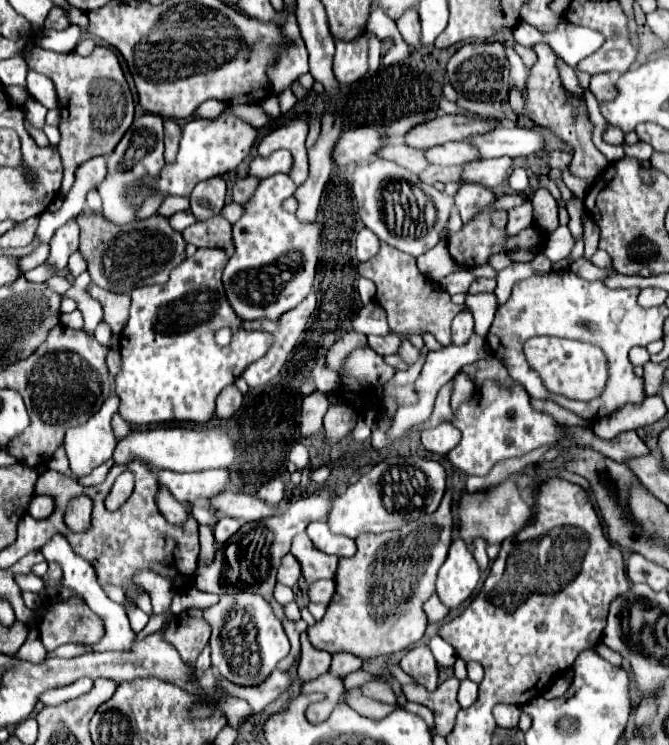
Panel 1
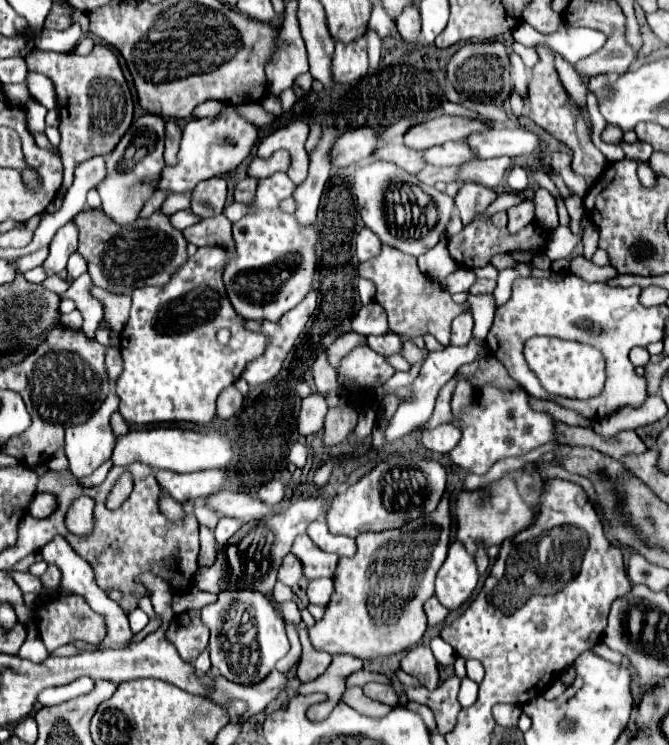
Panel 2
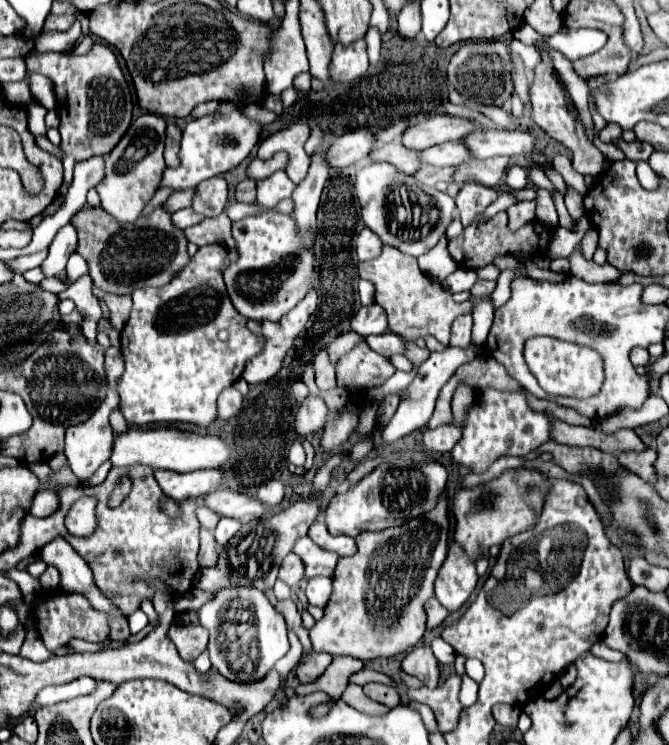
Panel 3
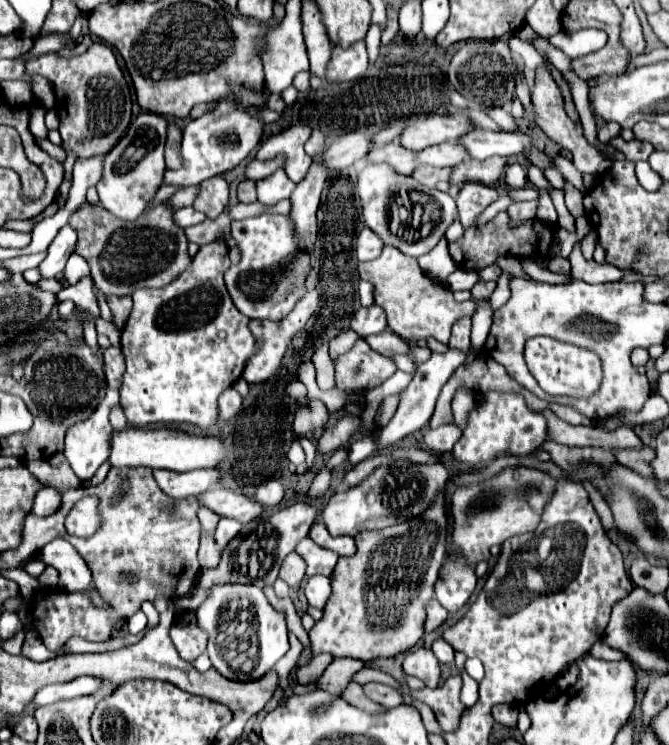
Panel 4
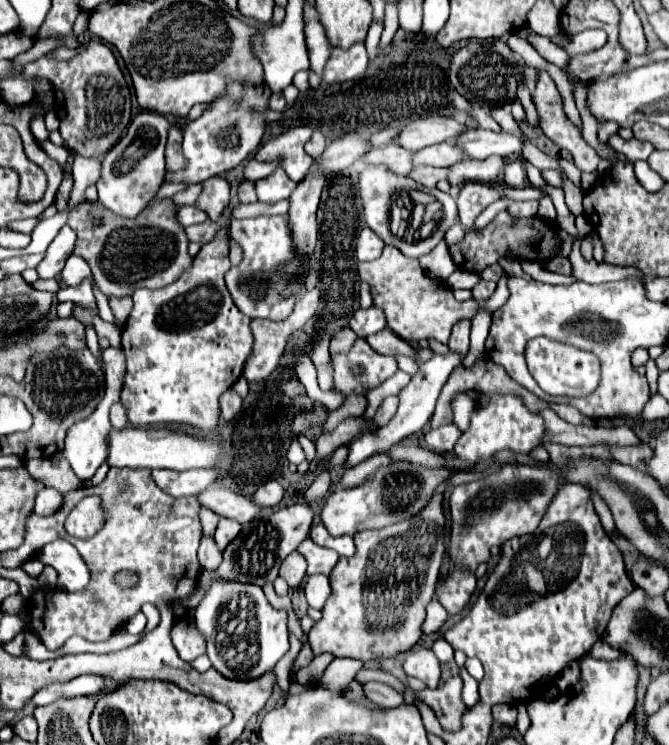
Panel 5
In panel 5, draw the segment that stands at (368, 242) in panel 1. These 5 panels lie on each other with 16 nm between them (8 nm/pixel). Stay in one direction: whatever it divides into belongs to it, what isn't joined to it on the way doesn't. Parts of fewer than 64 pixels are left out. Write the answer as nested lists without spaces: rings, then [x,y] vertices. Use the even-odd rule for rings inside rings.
[[[364,228],[356,237],[356,256],[358,260],[376,260],[382,254],[384,242],[370,230]]]

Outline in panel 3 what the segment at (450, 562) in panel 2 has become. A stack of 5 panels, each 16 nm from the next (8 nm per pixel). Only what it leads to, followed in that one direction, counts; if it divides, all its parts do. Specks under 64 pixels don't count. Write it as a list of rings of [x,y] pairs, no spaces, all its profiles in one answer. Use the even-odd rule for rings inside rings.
[[[452,546],[448,550],[448,558],[438,572],[436,580],[436,598],[450,612],[458,612],[470,594],[474,592],[478,582],[476,566],[464,556],[462,548]]]

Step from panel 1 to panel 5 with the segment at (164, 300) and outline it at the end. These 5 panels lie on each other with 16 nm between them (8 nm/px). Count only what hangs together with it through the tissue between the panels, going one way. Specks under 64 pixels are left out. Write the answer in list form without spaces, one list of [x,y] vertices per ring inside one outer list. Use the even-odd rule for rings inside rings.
[[[222,228],[216,238],[212,238],[208,244],[202,246],[198,256],[194,258],[194,264],[192,264],[190,272],[184,272],[184,276],[180,276],[174,284],[164,286],[160,290],[140,288],[140,290],[134,292],[134,296],[132,296],[134,298],[134,308],[132,308],[132,314],[130,314],[128,322],[122,328],[122,350],[126,354],[128,368],[126,368],[126,376],[124,376],[124,386],[122,386],[122,396],[120,398],[128,406],[128,420],[130,420],[130,424],[134,424],[136,428],[148,426],[148,424],[190,424],[190,426],[196,426],[196,428],[208,432],[208,430],[218,426],[218,420],[220,420],[220,394],[224,394],[242,376],[244,360],[248,360],[248,356],[252,354],[252,342],[254,342],[252,340],[252,332],[250,332],[252,318],[244,316],[236,308],[236,304],[234,304],[226,284],[224,284],[224,274],[230,270],[228,252],[230,252],[230,234]]]

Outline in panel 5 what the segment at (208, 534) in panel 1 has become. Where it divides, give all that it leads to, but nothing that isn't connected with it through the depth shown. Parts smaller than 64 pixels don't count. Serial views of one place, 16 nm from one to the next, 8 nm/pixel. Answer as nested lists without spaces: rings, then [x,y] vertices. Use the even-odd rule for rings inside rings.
[[[202,534],[198,549],[198,560],[203,569],[215,570],[222,561],[222,552],[216,546],[213,536]]]

